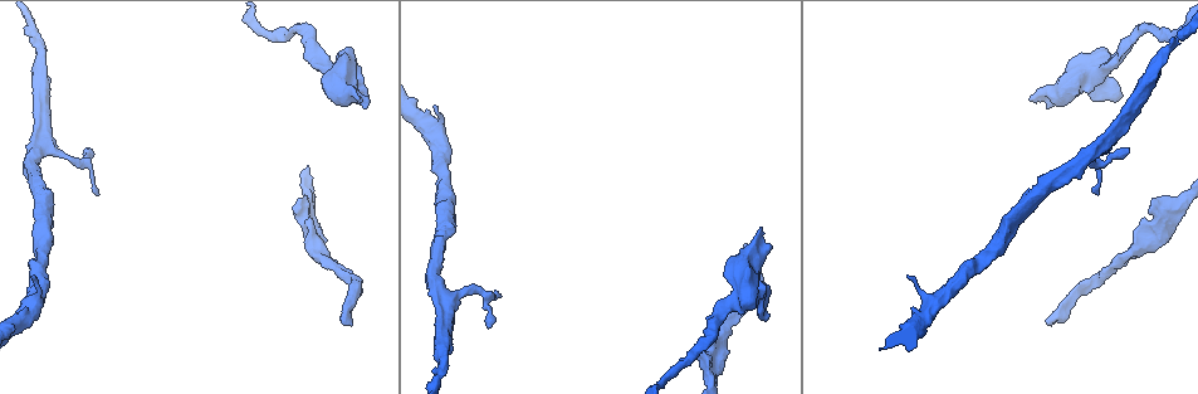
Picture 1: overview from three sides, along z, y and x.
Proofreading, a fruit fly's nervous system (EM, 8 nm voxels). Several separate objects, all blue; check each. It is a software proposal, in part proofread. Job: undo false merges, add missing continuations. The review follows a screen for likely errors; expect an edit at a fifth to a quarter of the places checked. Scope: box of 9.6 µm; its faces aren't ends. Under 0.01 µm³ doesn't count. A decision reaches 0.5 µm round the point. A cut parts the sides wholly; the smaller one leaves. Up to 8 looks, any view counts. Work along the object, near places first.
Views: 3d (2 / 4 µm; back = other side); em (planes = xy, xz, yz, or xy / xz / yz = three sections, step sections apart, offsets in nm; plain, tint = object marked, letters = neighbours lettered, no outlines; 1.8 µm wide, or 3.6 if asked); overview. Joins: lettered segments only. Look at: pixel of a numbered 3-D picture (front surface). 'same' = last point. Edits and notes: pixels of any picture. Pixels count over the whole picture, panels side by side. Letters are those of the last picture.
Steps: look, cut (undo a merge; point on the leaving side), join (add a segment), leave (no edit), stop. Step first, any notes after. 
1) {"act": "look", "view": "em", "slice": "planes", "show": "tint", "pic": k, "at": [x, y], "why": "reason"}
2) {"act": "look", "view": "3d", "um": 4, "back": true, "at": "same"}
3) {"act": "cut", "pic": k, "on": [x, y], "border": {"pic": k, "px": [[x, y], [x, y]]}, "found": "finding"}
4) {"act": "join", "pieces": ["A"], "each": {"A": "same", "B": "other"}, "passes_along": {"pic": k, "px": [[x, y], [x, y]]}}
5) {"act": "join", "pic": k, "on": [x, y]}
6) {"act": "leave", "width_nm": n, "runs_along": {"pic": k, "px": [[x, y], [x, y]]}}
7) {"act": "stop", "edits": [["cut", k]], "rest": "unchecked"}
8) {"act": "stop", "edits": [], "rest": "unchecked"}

{"act": "look", "view": "3d", "um": 2, "pic": 1, "at": [87, 149], "why": "an open end"}

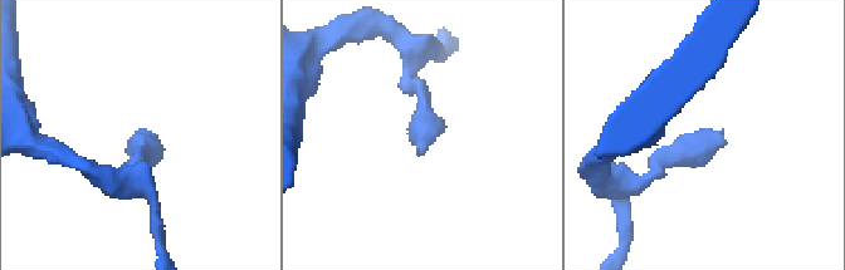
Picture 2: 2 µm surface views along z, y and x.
{"act": "look", "view": "em", "slice": "planes", "show": "plain", "pic": 2, "at": [141, 129], "why": "need the tissue"}

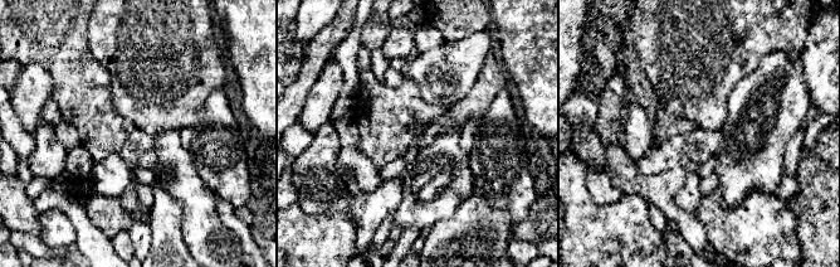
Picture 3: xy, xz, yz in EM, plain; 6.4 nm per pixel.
{"act": "look", "view": "em", "slice": "planes", "show": "letters", "at": "same"}

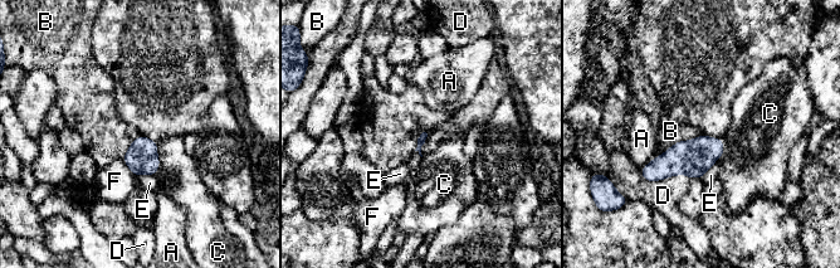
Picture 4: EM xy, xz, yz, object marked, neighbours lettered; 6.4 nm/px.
{"act": "leave", "each": {"A": "other", "B": "other", "C": "other", "D": "other", "E": "other", "F": "other"}, "border": {"pic": 4, "px": [[702, 134], [674, 142], [660, 155]]}, "found": "none of them fits"}

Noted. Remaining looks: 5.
{"act": "look", "view": "em", "slice": "xy", "step": 8, "show": "plain", "pic": 1, "at": [767, 243], "why": "an open end"}

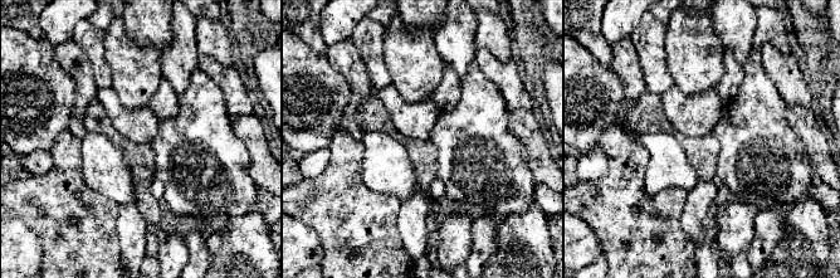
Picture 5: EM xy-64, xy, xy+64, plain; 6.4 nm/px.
{"act": "look", "view": "em", "slice": "xy", "step": 8, "show": "letters", "at": "same"}

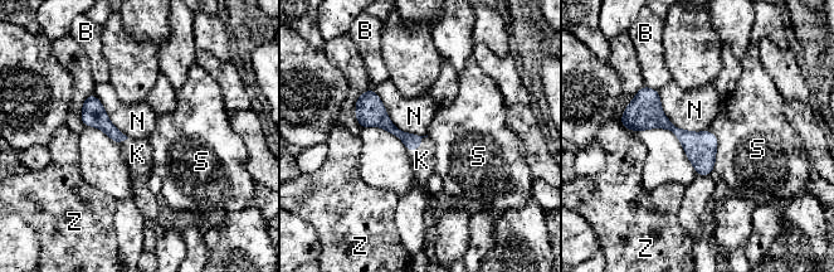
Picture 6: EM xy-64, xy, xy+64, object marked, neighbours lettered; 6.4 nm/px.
{"act": "join", "pieces": ["K"], "each": {"B": "other", "K": "same", "N": "other", "S": "other", "Z": "other"}, "passes_along": {"pic": 6, "px": [[411, 141], [420, 146], [422, 160]]}, "found": "the neuron continues"}

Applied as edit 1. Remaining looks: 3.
{"act": "look", "view": "overview"}

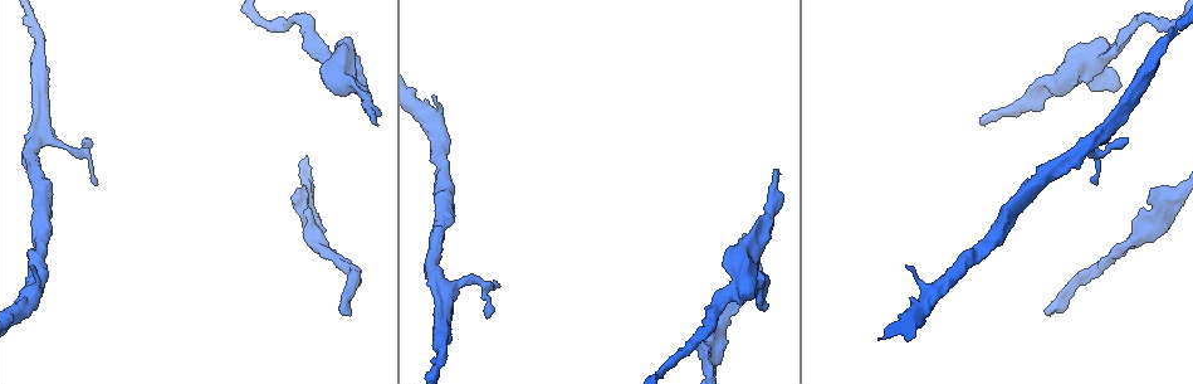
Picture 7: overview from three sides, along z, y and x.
{"act": "look", "view": "em", "um": 3.6, "slice": "planes", "show": "tint", "pic": 7, "at": [347, 314]}

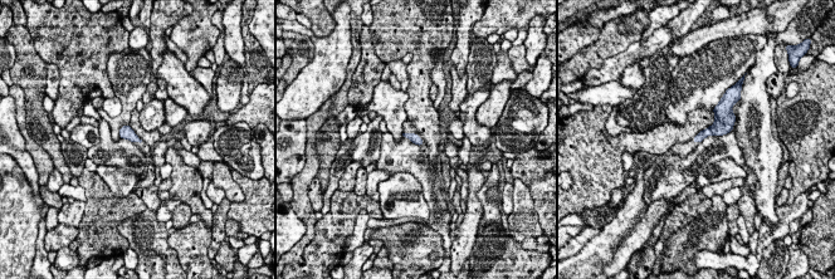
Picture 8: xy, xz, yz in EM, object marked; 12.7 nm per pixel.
{"act": "look", "view": "em", "um": 3.6, "slice": "planes", "show": "letters", "at": "same"}

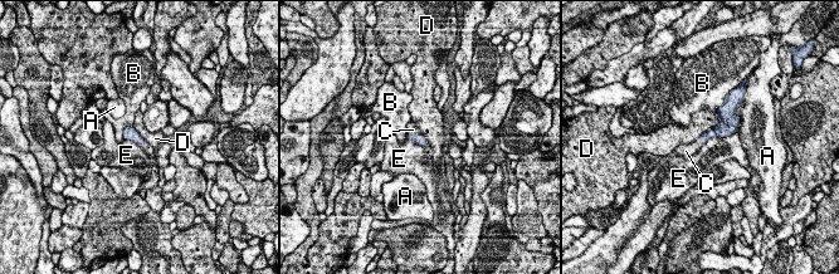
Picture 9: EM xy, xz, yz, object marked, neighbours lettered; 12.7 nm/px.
{"act": "join", "pieces": ["C"], "each": {"A": "other", "B": "other", "C": "same", "D": "other", "E": "other"}, "passes_along": {"pic": 9, "px": [[416, 138], [415, 135], [411, 127]]}, "found": "the neuron continues"}

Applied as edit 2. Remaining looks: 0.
{"act": "stop", "edits": [["join", 6], ["join", 9]], "rest": "unchecked"}

